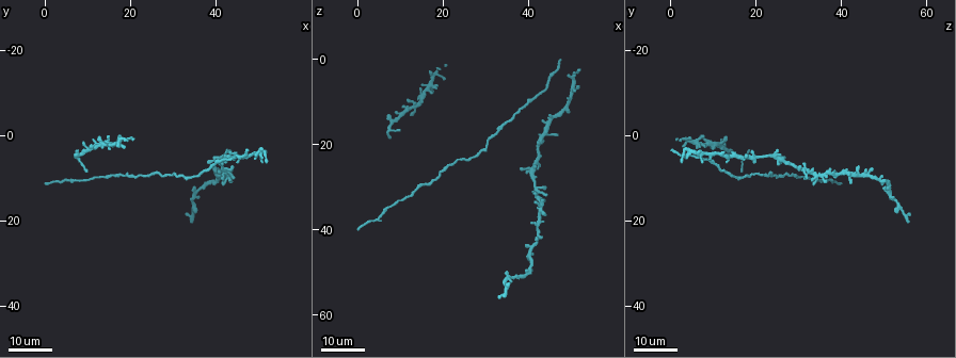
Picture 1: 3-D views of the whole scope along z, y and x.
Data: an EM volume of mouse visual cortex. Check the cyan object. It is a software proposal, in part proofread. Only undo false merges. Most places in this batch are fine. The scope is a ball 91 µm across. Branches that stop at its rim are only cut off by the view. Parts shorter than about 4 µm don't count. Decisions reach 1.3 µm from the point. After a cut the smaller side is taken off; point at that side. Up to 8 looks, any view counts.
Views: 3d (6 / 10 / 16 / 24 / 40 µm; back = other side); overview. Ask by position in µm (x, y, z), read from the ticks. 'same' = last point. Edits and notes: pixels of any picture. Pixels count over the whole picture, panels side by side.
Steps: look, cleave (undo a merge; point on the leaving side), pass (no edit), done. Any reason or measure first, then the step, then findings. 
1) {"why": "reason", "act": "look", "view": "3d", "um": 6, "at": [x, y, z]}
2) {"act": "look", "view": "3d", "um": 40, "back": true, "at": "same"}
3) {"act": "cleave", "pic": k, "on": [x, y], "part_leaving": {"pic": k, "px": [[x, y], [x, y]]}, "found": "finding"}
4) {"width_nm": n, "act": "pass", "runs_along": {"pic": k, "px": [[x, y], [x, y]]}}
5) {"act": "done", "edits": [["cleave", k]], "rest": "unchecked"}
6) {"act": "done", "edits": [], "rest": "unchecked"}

{"why": "thick turns thin", "act": "look", "view": "3d", "um": 24, "at": [29.5, 9.5, 21.0]}

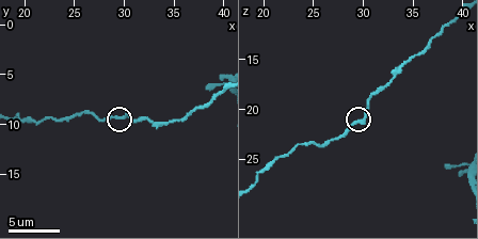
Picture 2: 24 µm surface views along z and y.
{"act": "look", "view": "3d", "um": 6, "at": [30.0, 9.4, 21.4]}

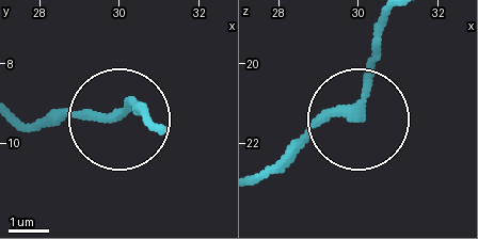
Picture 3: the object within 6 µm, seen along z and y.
{"act": "pass", "runs_along": {"pic": 3, "px": [[385, 27], [365, 108], [320, 128], [283, 165]]}, "found": "one neuron here"}

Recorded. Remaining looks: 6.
{"why": "a narrow waist", "act": "look", "view": "3d", "um": 6, "at": [32.6, 9.8, 17.2]}

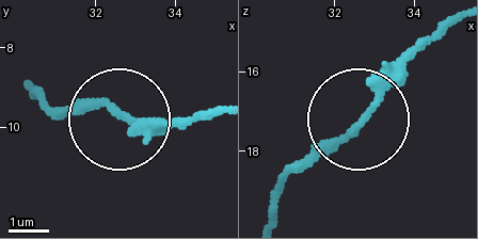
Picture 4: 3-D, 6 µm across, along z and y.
{"act": "look", "view": "3d", "um": 6, "back": true, "at": [32.65, 9.70, 17.25]}

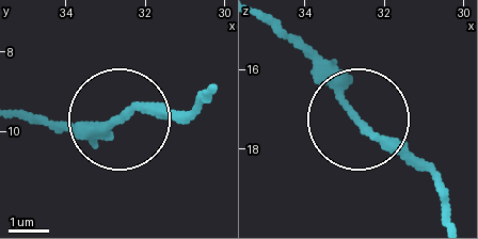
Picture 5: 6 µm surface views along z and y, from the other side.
{"width_nm": 180, "act": "pass", "found": "all the same neuron"}

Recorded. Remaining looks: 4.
{"act": "look", "view": "3d", "um": 16, "at": [39.5, 7.0, 10.0]}

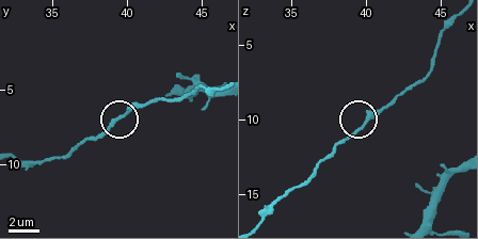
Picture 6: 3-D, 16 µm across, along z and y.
{"why": "zoom in", "act": "look", "view": "3d", "um": 6, "at": [39.8, 6.6, 10.2]}

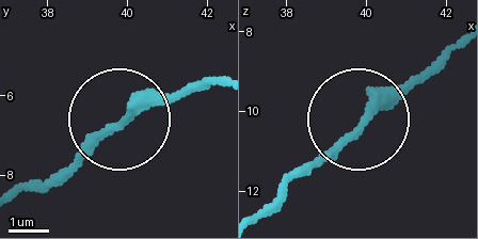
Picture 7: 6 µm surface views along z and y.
{"width_nm": 200, "act": "pass", "runs_along": {"pic": 7, "px": [[460, 34], [379, 95], [311, 173]]}, "found": "continuous, no second neuron"}

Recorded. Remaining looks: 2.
{"act": "done", "edits": [], "rest": "unchecked"}

